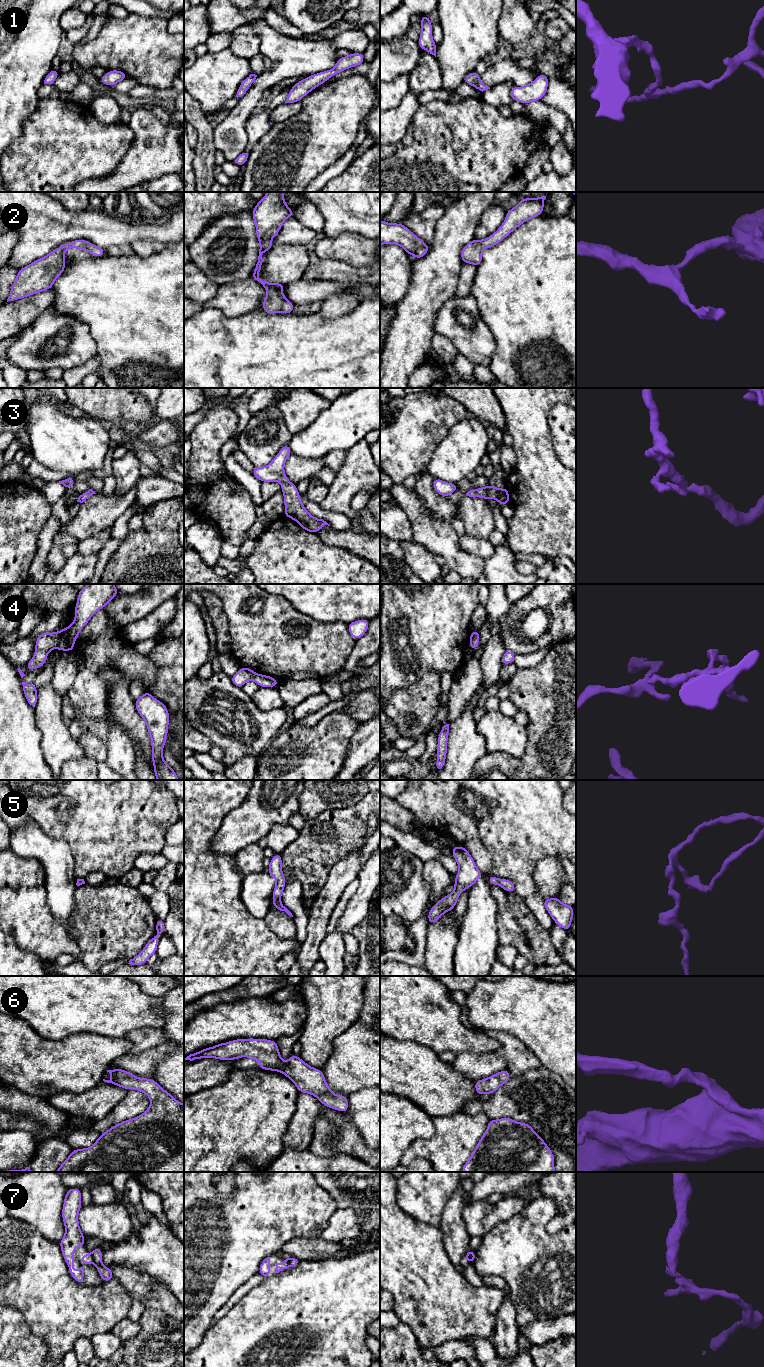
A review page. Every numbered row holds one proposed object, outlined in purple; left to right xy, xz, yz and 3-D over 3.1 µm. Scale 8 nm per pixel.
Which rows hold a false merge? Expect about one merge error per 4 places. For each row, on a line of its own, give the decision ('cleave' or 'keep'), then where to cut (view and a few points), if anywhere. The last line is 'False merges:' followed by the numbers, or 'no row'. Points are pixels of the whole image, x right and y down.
1: keep; no cut
2: keep; no cut
3: keep; no cut
4: cleave; cut in xy along (57, 632), (59, 636), (58, 647)
5: keep; no cut
6: keep; no cut
7: cleave; cut in xy along (90, 1253), (94, 1262)
False merges: 4, 7

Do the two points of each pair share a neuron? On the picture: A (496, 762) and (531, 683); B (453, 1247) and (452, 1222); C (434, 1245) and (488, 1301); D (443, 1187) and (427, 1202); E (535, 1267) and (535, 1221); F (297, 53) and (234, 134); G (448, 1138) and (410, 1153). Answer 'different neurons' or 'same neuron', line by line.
A: same neuron
B: same neuron
C: same neuron
D: same neuron
E: same neuron
F: same neuron
G: same neuron

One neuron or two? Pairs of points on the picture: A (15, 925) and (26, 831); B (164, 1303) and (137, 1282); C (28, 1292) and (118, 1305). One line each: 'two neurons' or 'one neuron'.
A: two neurons
B: one neuron
C: one neuron

